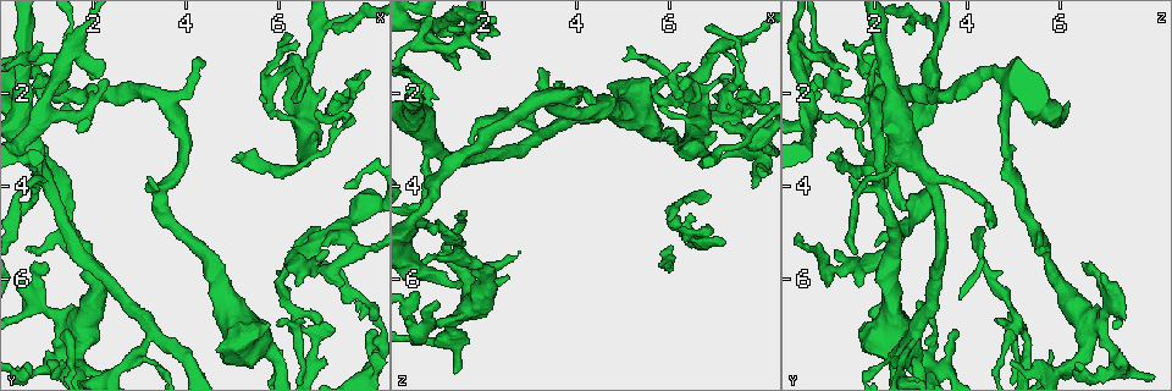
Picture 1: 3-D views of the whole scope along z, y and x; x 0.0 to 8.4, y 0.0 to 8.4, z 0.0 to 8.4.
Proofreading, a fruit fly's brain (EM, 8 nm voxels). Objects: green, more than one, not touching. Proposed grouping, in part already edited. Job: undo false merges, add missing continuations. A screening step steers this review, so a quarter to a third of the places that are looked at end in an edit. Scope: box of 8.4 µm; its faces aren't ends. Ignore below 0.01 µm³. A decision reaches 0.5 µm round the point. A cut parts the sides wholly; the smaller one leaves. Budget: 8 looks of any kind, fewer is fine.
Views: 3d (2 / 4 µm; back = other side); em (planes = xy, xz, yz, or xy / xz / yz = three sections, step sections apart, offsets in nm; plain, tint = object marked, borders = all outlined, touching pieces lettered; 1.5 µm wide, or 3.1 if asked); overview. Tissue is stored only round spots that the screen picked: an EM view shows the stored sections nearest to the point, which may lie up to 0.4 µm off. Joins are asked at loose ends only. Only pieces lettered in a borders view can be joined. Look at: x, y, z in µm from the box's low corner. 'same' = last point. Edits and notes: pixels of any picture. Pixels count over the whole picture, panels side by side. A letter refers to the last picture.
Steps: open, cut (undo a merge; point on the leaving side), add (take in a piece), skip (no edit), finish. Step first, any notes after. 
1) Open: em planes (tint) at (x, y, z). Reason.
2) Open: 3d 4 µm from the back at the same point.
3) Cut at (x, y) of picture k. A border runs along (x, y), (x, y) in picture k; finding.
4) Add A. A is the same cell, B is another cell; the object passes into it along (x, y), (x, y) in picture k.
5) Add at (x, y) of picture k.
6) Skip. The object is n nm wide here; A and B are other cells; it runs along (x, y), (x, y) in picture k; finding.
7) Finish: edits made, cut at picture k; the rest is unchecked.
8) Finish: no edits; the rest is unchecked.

Open: em planes (plain) at (2.25, 1.70, 0.70). Free end.

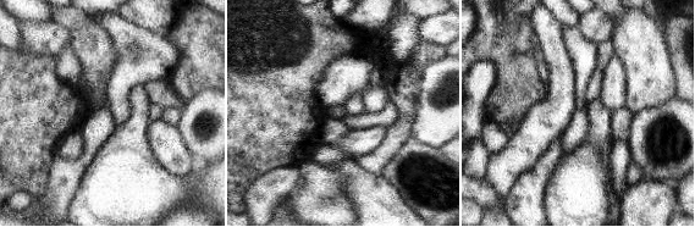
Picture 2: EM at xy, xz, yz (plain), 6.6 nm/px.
Open: em planes (borders) at the same point. See the neighbours.

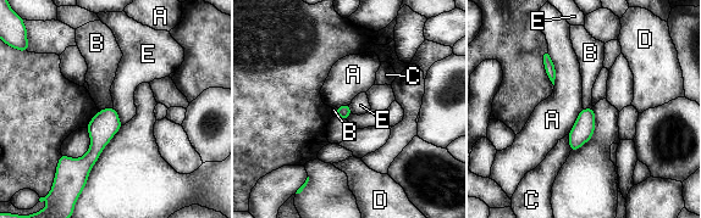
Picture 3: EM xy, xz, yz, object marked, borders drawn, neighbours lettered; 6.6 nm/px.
Skip. The longest contact is with A, 240 nm; A, B, C, D and E are other cells; a border runs along (112, 106), (104, 107), (100, 111) in picture 3; no lettered piece goes on from it.

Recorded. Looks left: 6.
Open: em xz step 4 (tint) at (7.30, 2.40, 1.90). Four or more arms meet.

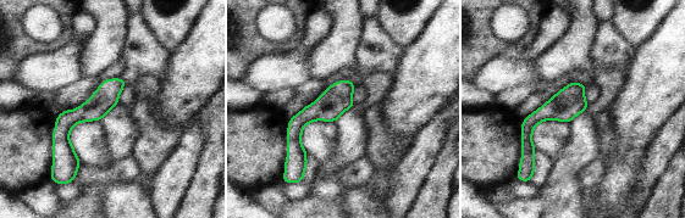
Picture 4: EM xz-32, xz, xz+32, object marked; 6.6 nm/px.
Open: em planes (borders) at the same point. Cut it another way.

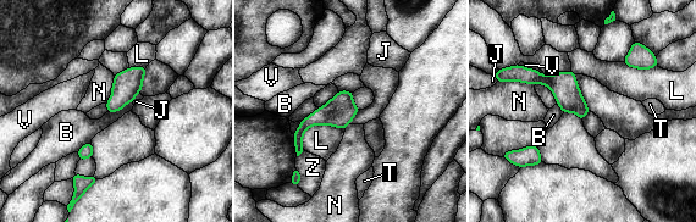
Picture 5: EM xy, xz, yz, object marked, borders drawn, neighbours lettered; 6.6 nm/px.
Skip. The object is 110 nm wide here; B, J, L, N, T, V and Z are other cells; a border runs along (344, 128), (313, 125), (302, 146) in picture 5; one cell here.

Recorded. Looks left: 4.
Open: em xy step 8 (tint) at (6.35, 7.05, 5.00). Sharp bend.

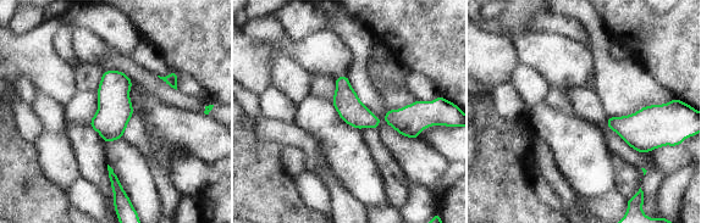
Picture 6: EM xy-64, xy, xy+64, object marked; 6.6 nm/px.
Open: em planes (tint) at the same point. Cut it another way.

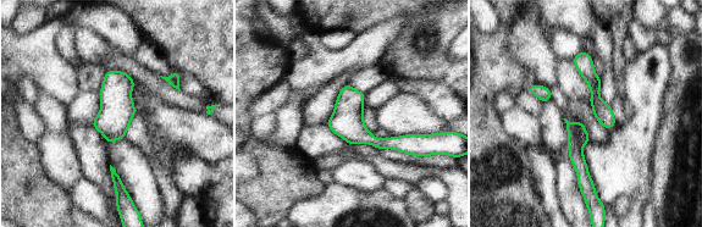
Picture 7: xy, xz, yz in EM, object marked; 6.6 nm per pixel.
Open: em planes (borders) at the same point.

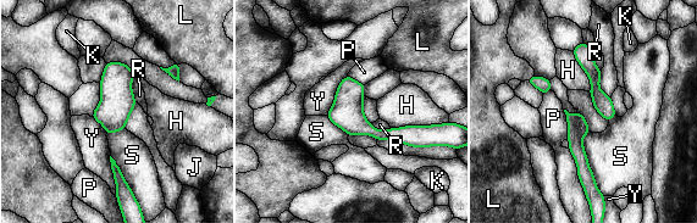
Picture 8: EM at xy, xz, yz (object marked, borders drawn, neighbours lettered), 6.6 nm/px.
Skip. H, J, K, L, P, R, S and Y are other cells; a border runs along (347, 74), (339, 82), (326, 115) in picture 8; one cell here.

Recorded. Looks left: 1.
Finish: no edits; the rest is unchecked.

